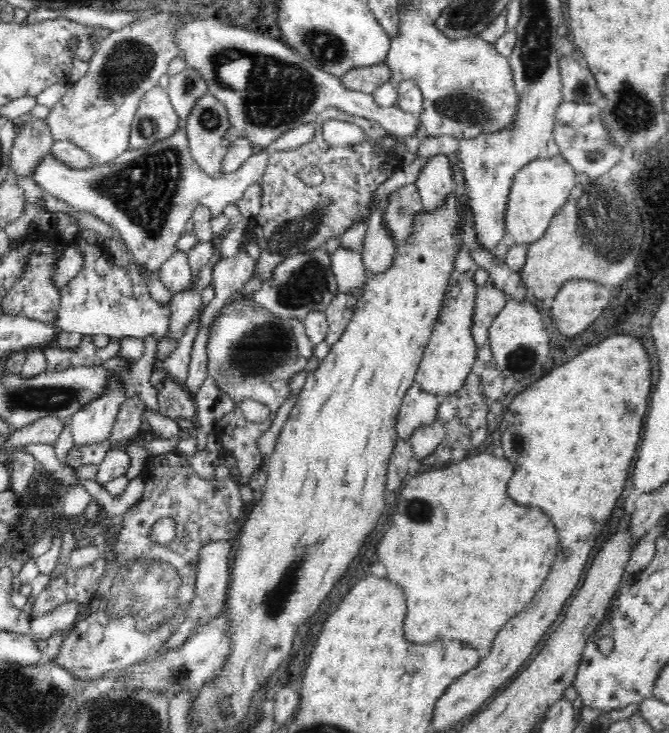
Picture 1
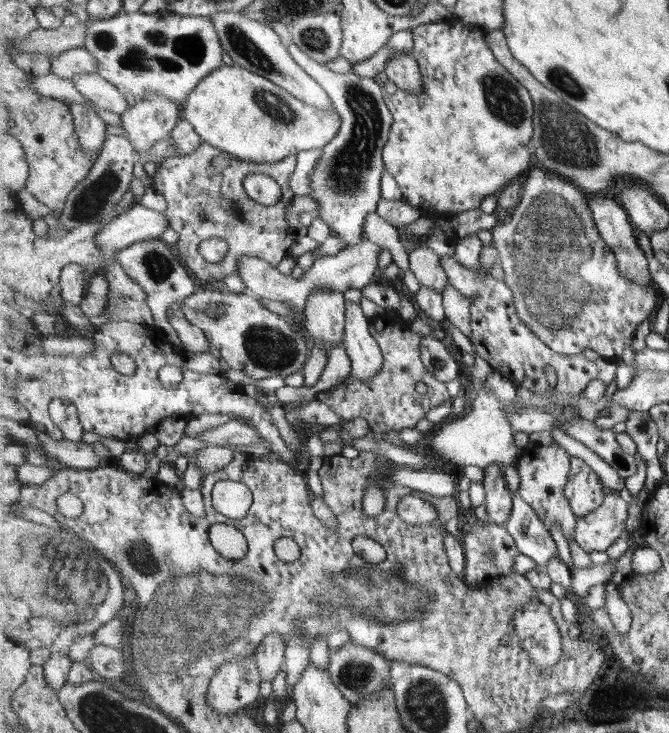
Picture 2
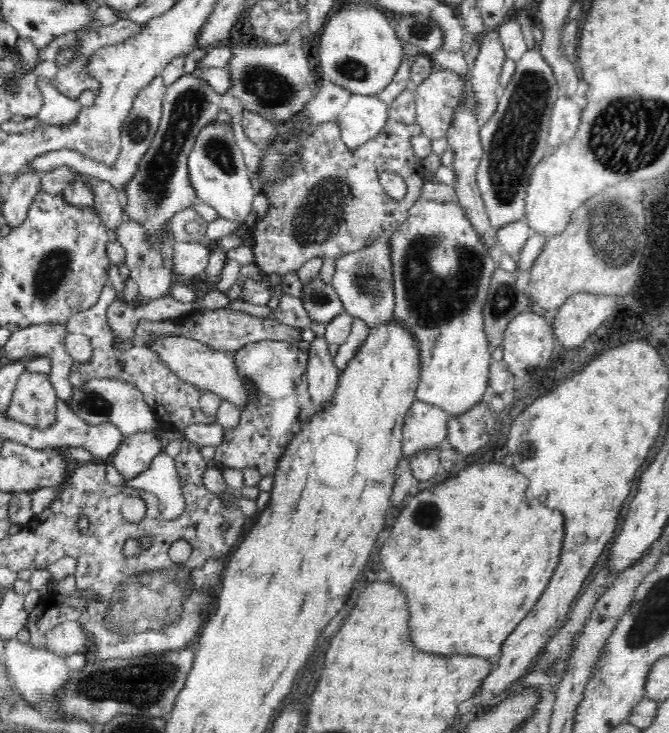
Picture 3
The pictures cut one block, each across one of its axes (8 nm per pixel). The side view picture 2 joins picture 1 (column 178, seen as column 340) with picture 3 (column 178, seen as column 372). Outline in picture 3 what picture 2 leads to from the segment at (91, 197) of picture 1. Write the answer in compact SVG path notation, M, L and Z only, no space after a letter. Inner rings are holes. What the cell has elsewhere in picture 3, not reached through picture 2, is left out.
M197 71L184 74L167 87L158 131L139 160L138 170L124 184L119 196L124 218L142 228L144 242L158 250L159 254L162 254L165 235L172 237L169 230L172 216L200 202L188 168L189 154L200 129L215 121L221 111L226 111L232 118L240 114L238 110L238 98L217 92Z

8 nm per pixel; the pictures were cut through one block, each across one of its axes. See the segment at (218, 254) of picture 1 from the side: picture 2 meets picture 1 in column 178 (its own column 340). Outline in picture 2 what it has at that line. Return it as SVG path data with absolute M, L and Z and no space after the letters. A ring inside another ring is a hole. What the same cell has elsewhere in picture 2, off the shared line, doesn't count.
M317 289L310 294L304 326L315 344L328 350L343 343L346 324L346 301L342 292Z

